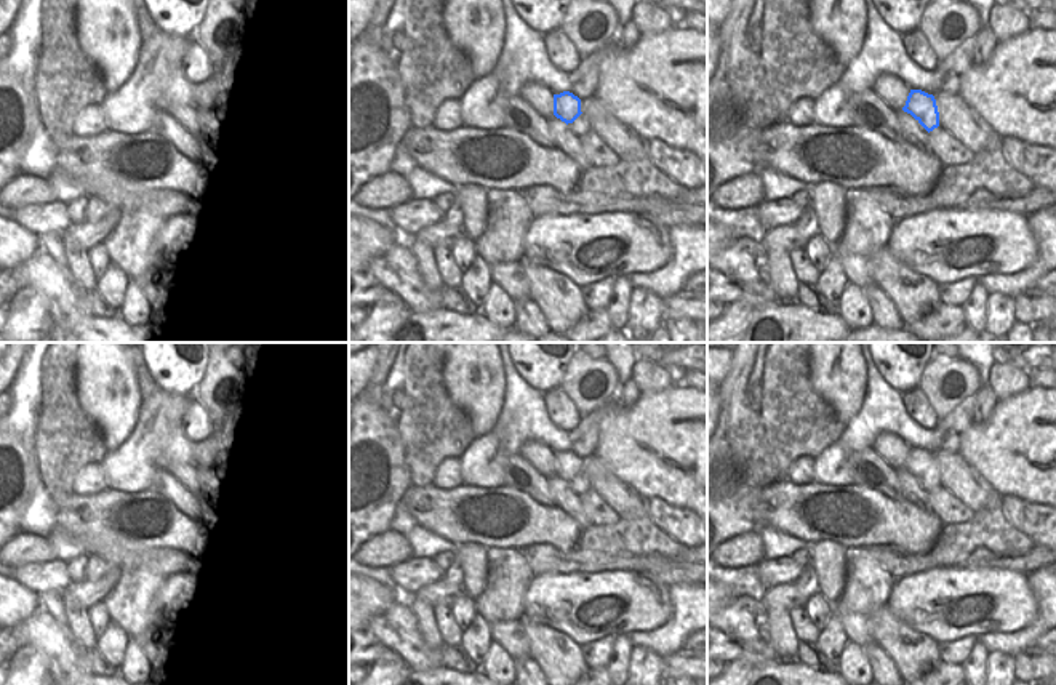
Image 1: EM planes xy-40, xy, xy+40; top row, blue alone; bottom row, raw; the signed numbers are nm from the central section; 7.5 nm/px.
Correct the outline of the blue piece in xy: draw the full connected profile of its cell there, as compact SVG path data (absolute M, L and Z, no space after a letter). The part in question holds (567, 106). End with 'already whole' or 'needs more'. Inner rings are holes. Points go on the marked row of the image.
M570 91L554 94L554 115L565 122L578 138L590 131L590 125L581 112L581 99Z; needs more

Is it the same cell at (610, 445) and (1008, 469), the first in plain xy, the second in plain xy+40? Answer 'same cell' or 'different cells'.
same cell

